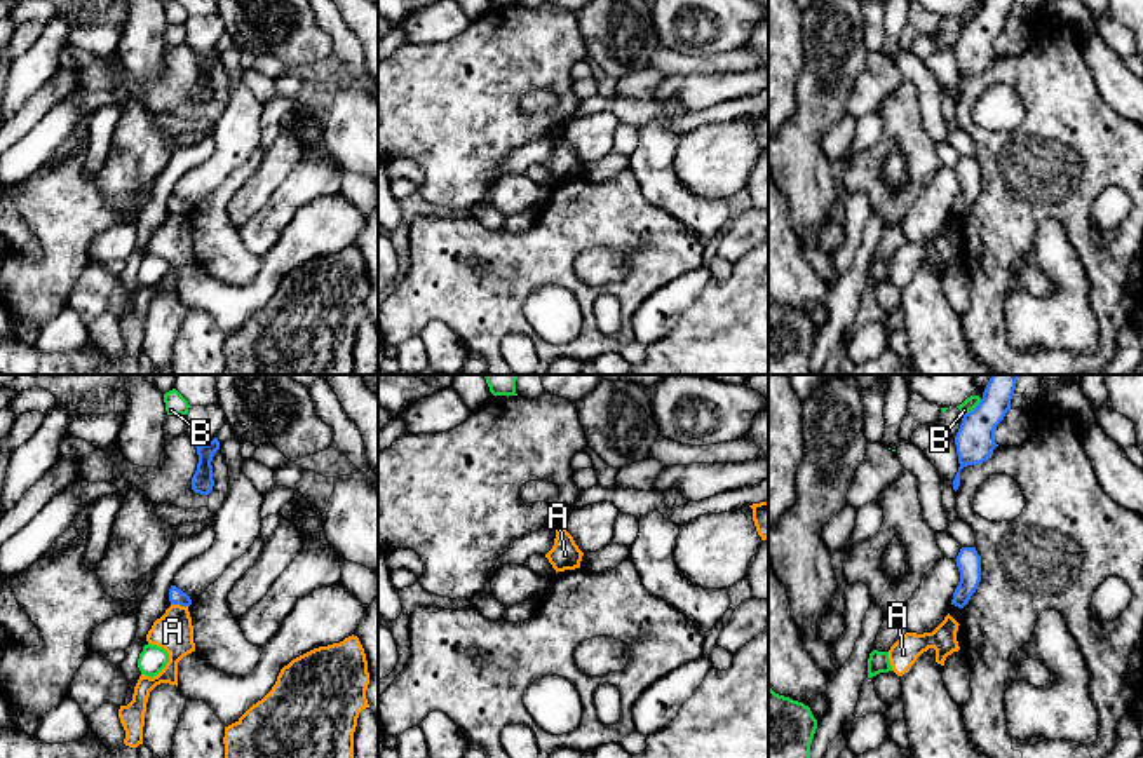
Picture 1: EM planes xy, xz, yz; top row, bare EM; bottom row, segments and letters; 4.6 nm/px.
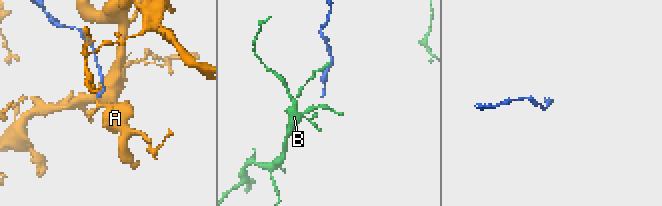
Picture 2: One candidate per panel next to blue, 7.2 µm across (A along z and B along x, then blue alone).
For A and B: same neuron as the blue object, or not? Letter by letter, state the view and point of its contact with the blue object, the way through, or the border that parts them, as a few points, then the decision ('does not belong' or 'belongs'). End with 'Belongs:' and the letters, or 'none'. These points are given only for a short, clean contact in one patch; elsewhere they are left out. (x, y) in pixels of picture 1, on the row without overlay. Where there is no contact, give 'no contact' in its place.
A: xy (180, 213) | along xy (171, 213), (187, 216) | does not belong
B: yz (974, 18) | does not belong
Belongs: none

